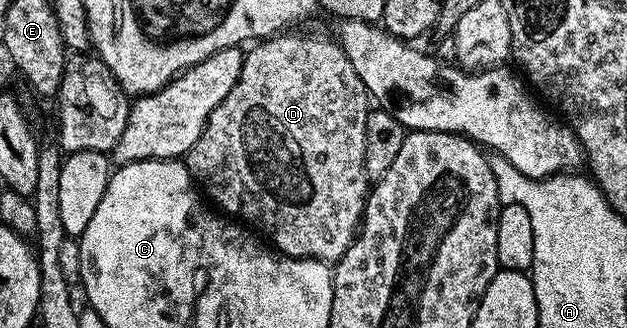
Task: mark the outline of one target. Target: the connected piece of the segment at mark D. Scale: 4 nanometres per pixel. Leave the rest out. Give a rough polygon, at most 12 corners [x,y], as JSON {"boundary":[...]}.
{"boundary":[[338,41],[244,53],[185,165],[278,253],[334,264],[369,95]]}

